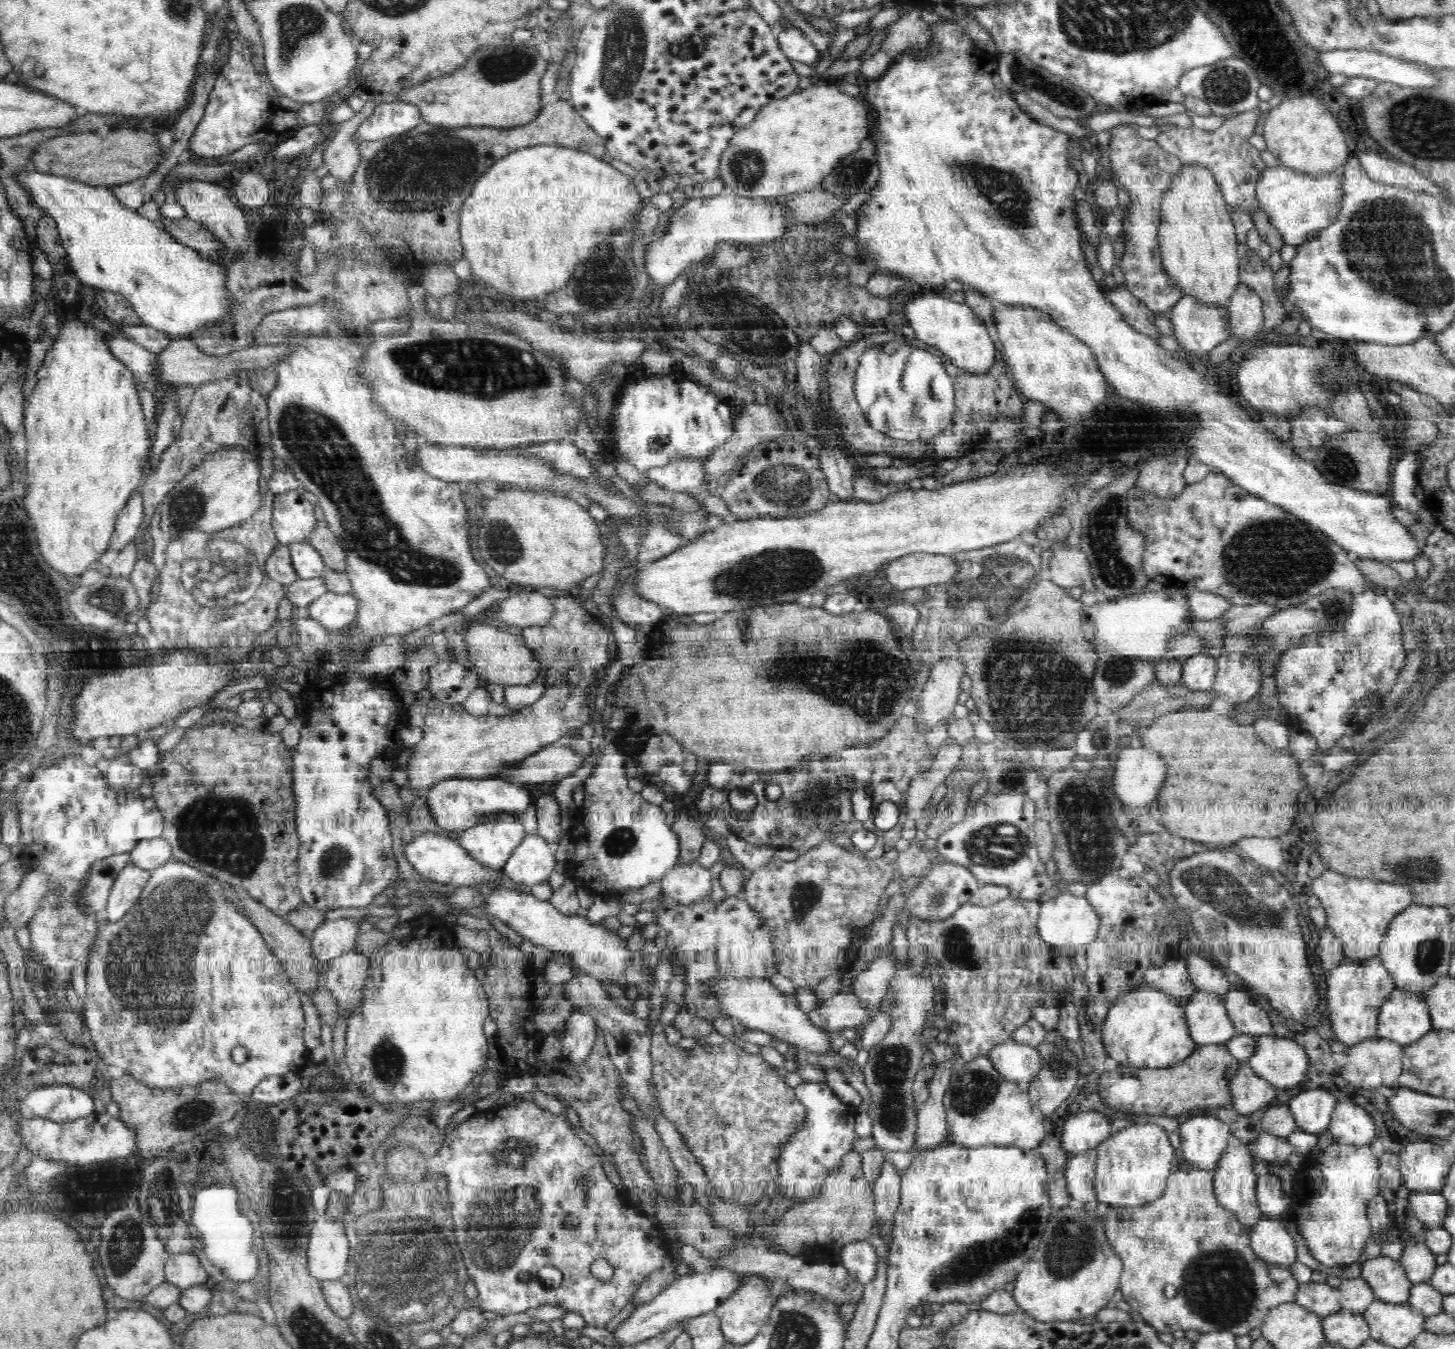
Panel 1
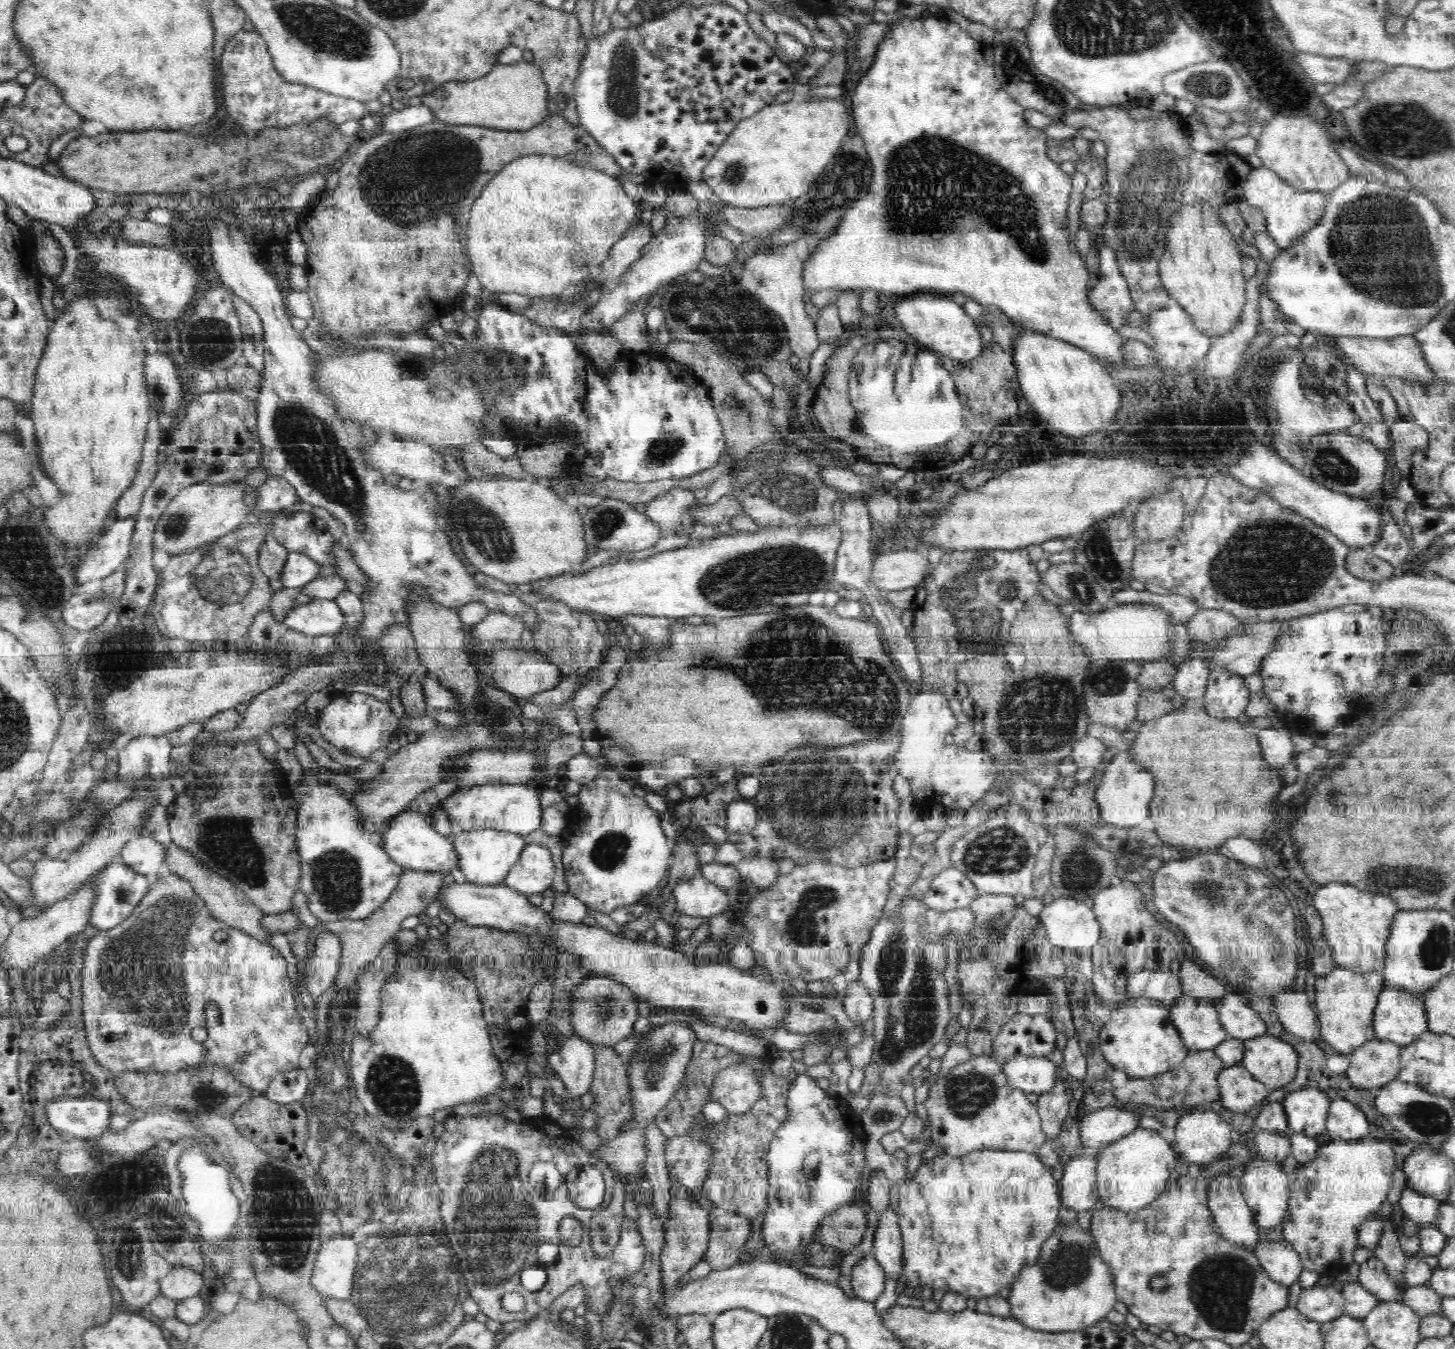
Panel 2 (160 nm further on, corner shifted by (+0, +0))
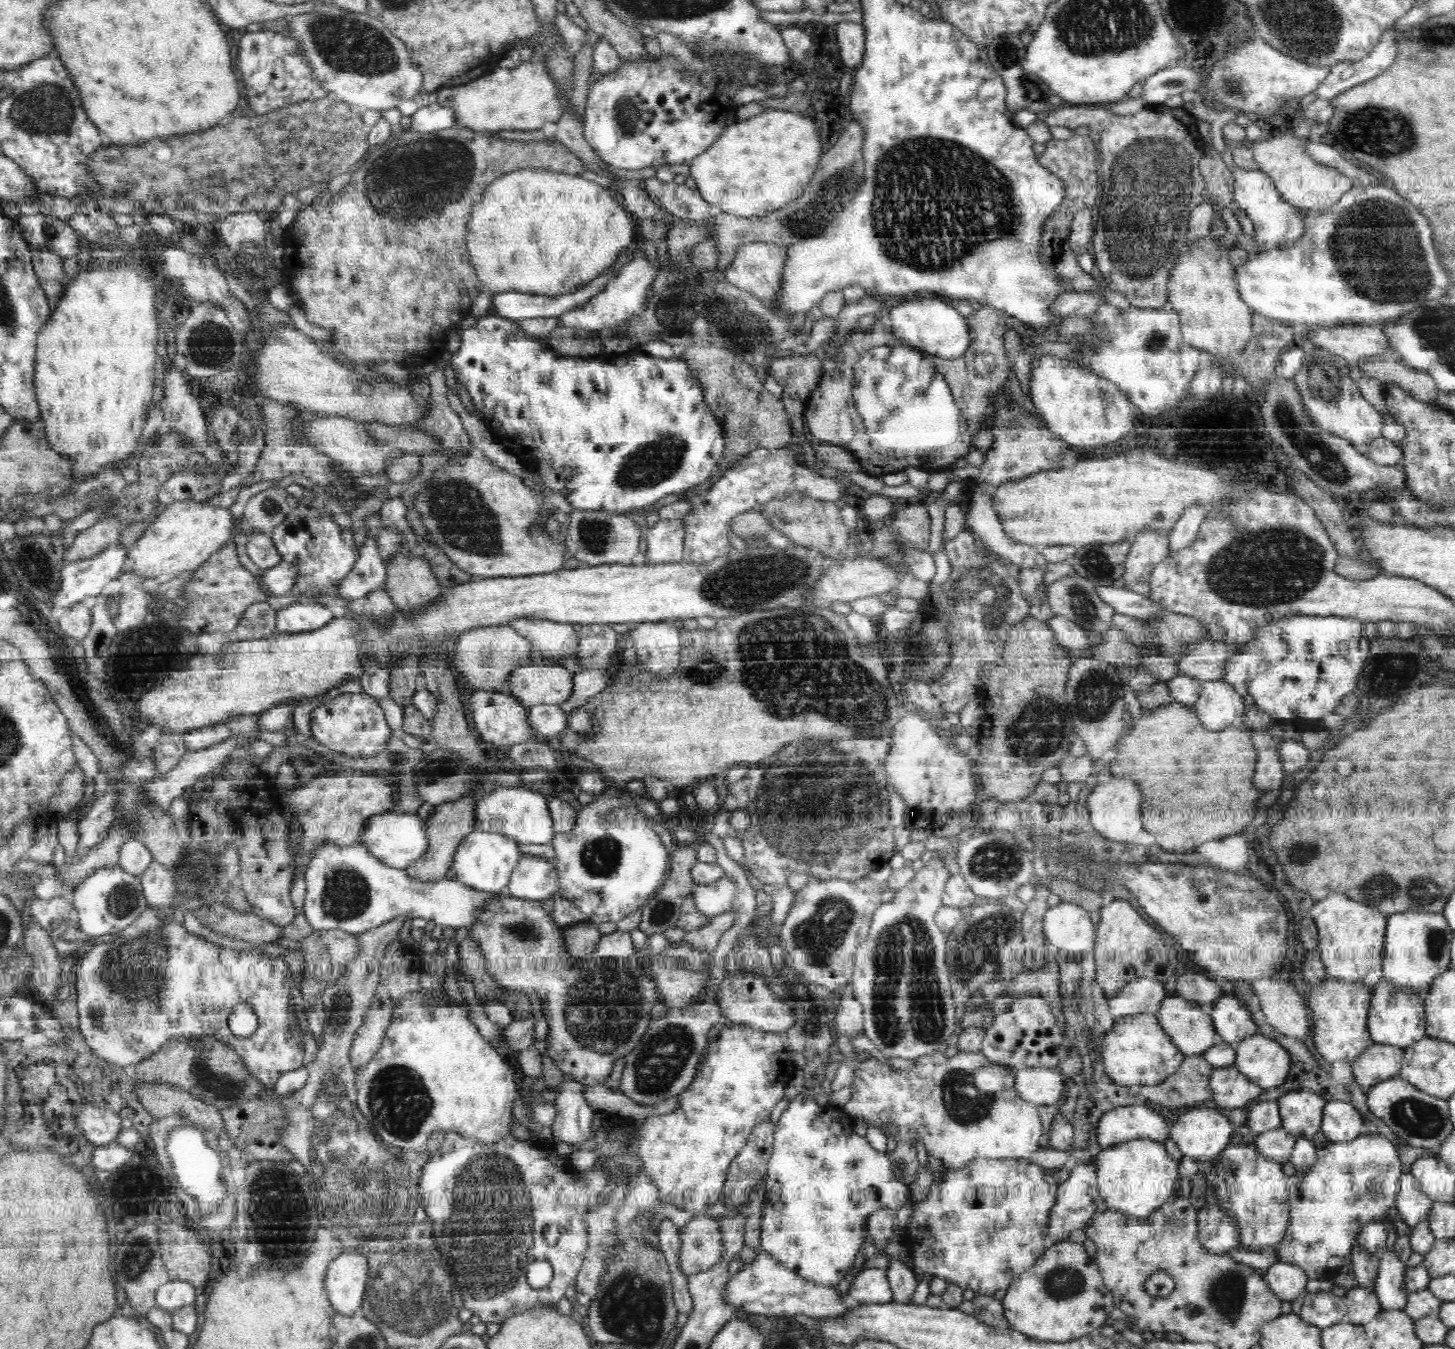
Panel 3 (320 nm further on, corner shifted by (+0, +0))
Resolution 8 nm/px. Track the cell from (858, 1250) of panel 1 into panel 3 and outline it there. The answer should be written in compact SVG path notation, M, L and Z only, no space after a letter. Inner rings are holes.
M862 1268L856 1275L846 1298L854 1306L892 1301L893 1293L887 1278L887 1270Z

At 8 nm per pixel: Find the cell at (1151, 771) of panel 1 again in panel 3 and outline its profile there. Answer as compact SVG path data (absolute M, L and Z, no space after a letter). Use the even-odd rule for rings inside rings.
M1112 778L1108 784L1102 783L1097 786L1096 783L1093 789L1087 799L1092 826L1112 842L1132 844L1136 840L1138 832L1142 830L1142 822L1140 822L1140 802L1142 802L1140 788L1128 778Z

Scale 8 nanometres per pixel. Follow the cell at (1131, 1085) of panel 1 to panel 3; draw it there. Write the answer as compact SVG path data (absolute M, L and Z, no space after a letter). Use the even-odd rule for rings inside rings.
M1203 1055L1185 1057L1177 1070L1156 1086L1142 1086L1140 1096L1169 1108L1200 1104L1213 1096L1209 1080L1214 1066Z

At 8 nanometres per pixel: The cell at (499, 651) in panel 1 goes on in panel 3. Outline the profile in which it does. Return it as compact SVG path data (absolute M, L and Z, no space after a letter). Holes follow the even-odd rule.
M520 664L507 676L507 683L510 687L510 694L516 697L520 703L529 708L538 704L564 704L572 696L572 676L574 673L562 665L544 665L540 664Z

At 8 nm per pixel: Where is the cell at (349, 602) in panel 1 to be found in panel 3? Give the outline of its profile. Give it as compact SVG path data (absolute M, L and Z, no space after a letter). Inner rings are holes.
M309 601L307 604L291 603L276 613L277 634L309 633L333 620L330 607Z

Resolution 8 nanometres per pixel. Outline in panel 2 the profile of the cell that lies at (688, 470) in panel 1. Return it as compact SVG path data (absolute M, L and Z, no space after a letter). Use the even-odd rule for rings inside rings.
M672 488L666 494L646 502L645 515L661 527L664 537L668 537L674 534L678 526L686 523L686 510L695 504L698 495L692 490Z

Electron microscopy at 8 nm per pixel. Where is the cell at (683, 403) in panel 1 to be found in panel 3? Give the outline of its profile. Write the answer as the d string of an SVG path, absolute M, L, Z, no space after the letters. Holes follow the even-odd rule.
M493 313L480 317L476 324L468 330L461 331L461 346L451 354L451 367L455 372L458 383L466 387L476 410L481 419L490 429L491 435L496 442L507 448L522 461L534 460L533 473L540 476L540 482L560 496L566 498L566 502L576 510L604 510L609 514L628 514L634 510L640 510L644 506L650 506L658 500L662 500L668 494L679 494L706 482L717 470L718 462L722 457L723 432L716 415L706 403L705 393L698 379L694 377L690 367L683 359L672 357L669 359L656 358L653 355L634 349L630 356L599 356L584 358L572 356L562 358L547 345L545 338L538 338L526 334L520 329L519 322L502 318Z

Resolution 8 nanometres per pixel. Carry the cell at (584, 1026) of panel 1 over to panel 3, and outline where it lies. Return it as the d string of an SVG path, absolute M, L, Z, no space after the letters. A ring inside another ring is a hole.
M566 1075L554 1102L556 1120L551 1126L553 1137L570 1144L575 1150L586 1146L588 1140L595 1135L592 1116L596 1110L587 1103L585 1088L580 1079Z

